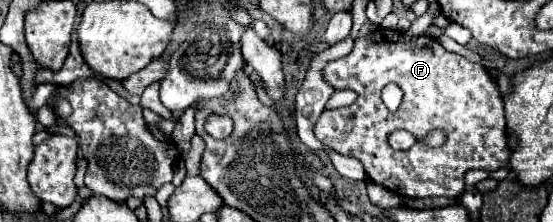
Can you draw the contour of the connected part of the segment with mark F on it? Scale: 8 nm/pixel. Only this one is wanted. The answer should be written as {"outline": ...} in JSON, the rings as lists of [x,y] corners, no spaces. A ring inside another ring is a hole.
{"outline":[[[378,28],[368,36],[356,38],[348,56],[328,62],[324,78],[334,88],[354,90],[358,98],[352,106],[324,110],[314,126],[316,138],[344,156],[358,158],[370,180],[398,196],[456,198],[464,190],[464,174],[468,170],[492,172],[508,164],[510,146],[496,80],[484,66],[448,52],[428,34],[410,36],[408,32]],[[388,82],[396,82],[404,92],[396,114],[380,98]],[[398,128],[416,136],[416,144],[410,150],[396,152],[388,146],[388,134]],[[436,128],[444,130],[448,140],[440,148],[424,146],[422,138]]]}

